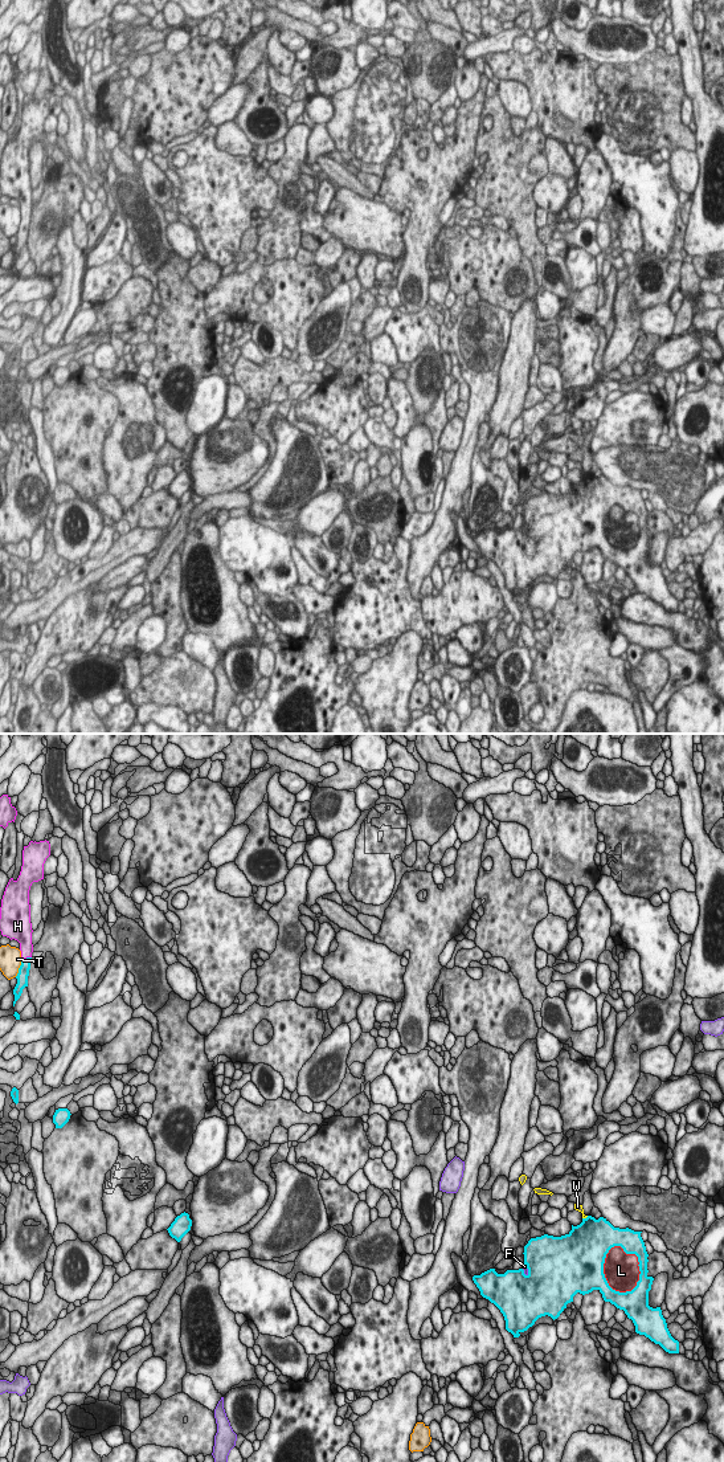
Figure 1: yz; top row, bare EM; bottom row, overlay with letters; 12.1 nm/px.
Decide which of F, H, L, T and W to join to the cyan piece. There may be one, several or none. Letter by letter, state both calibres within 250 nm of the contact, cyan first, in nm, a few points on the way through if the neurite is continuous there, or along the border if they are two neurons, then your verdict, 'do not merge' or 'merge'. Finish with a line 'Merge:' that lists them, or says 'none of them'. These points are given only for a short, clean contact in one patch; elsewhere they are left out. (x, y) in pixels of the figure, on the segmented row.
F: 500 nm thick on the cyan side, 60 nm on the other; do not merge
H: 130 nm thick on the cyan side, 180 nm on the other; runs through yz (24, 968), (27, 958), (24, 938); merge
L: 240 nm thick on the cyan side, 420 nm on the other; merge
T: 130 nm thick on the cyan side, 260 nm on the other; do not merge
W: 460 nm thick on the cyan side, 90 nm on the other; border along yz (588, 1216), (583, 1218); do not merge
Merge: H, L

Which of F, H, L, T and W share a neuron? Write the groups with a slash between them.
F / H L / T / W

